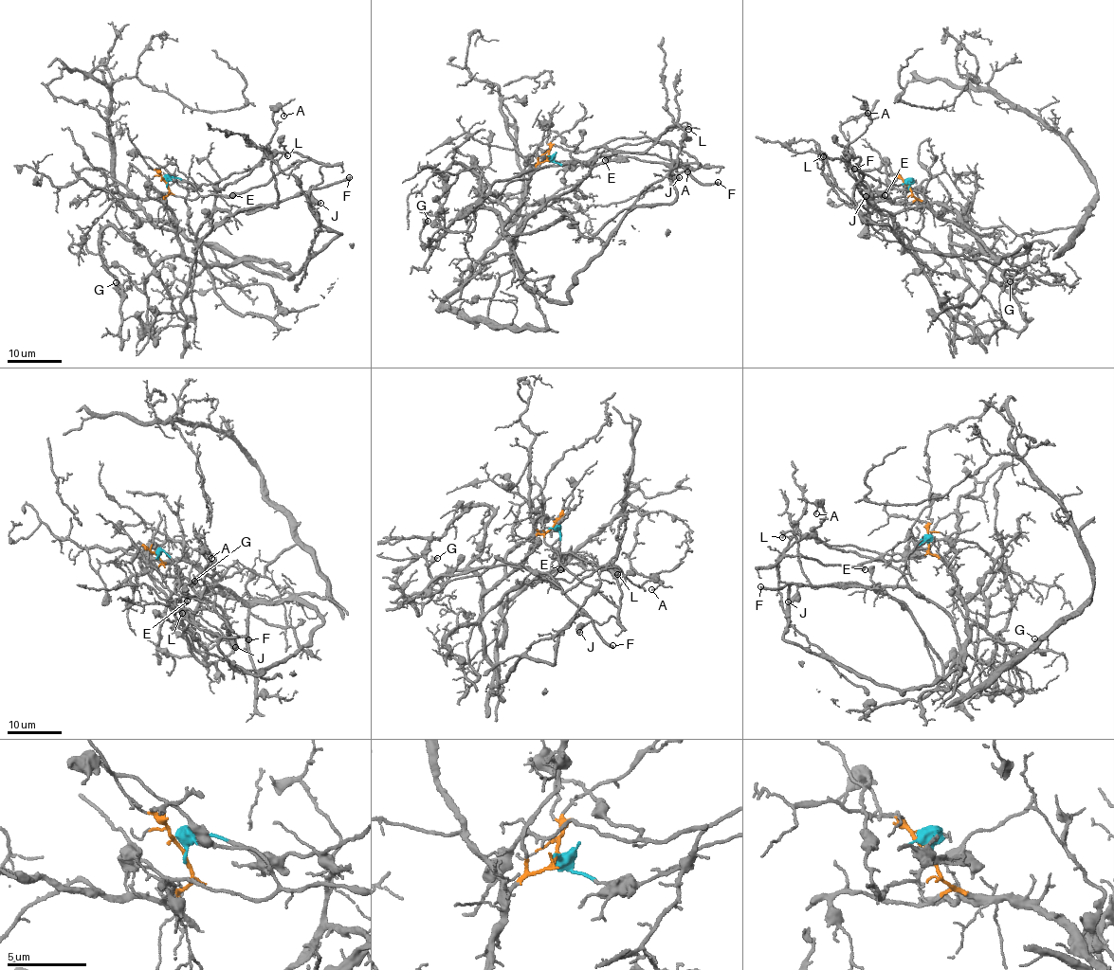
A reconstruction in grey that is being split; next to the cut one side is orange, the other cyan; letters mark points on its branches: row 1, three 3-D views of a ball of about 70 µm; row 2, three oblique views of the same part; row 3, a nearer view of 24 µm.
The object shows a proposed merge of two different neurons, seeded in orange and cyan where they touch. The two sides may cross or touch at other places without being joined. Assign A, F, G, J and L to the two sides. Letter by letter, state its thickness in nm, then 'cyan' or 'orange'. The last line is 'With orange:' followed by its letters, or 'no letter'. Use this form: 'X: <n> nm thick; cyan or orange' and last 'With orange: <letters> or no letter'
A: 120 nm thick; cyan
F: 320 nm thick; orange
G: 400 nm thick; orange
J: 500 nm thick; cyan
L: 130 nm thick; orange
With orange: F, G, L

